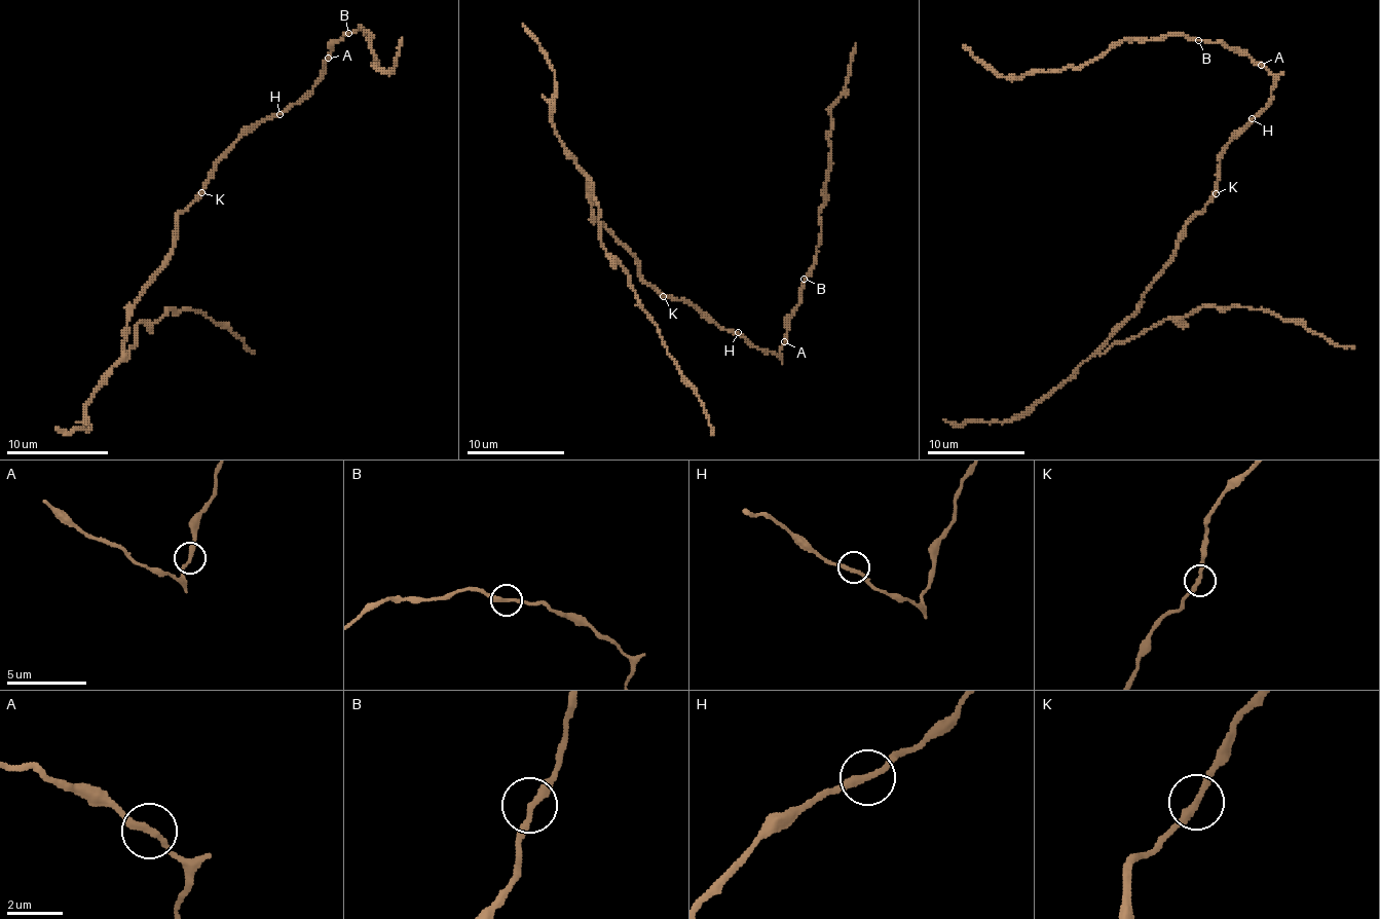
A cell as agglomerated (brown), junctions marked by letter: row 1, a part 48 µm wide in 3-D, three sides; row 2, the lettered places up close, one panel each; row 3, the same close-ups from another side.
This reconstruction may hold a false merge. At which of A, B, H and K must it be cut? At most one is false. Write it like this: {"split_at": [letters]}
{"split_at": []}

